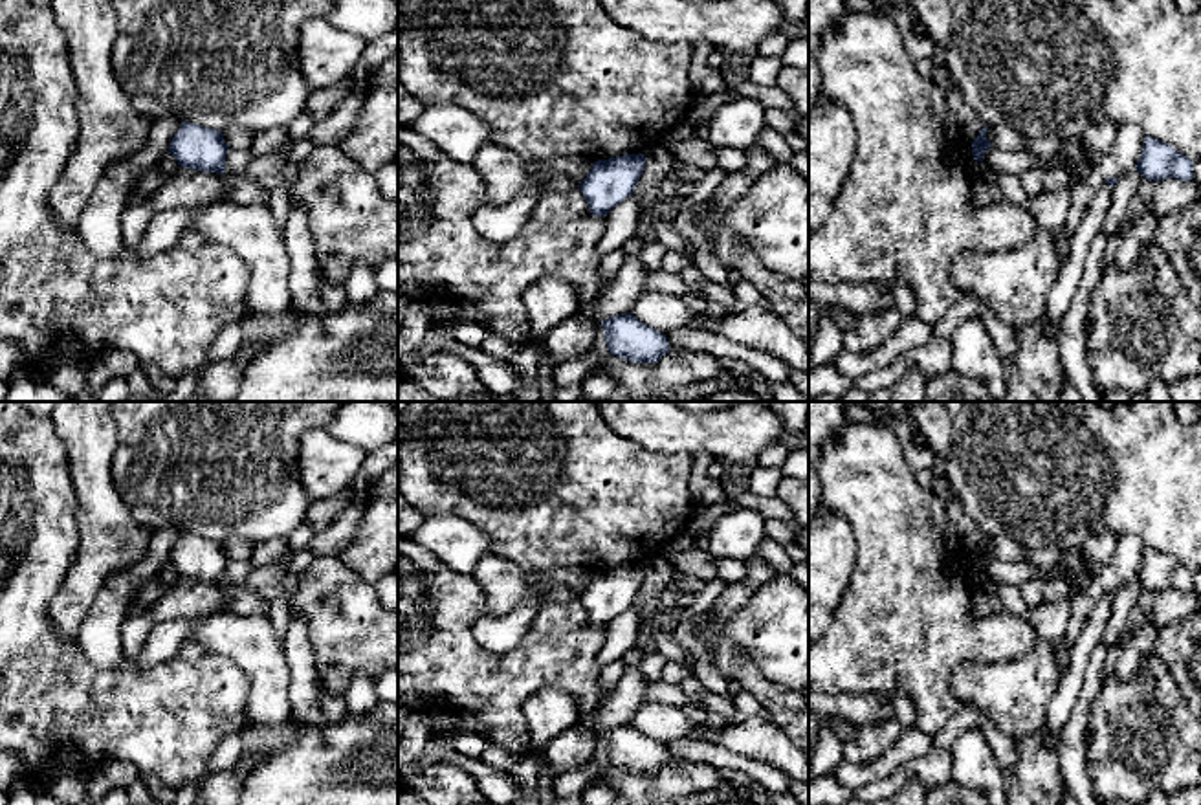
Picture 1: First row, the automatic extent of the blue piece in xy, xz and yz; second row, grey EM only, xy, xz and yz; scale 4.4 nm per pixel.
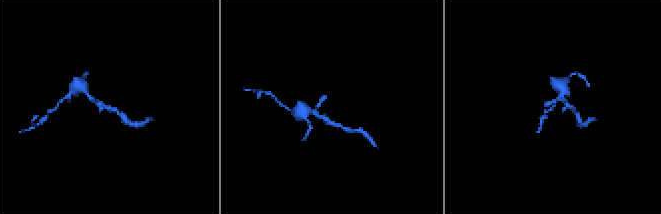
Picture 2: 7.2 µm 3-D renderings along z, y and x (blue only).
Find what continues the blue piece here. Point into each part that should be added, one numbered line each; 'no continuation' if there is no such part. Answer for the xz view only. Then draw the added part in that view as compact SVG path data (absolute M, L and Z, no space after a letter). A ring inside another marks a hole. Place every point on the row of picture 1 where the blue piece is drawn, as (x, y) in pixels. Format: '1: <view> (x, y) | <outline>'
no continuation

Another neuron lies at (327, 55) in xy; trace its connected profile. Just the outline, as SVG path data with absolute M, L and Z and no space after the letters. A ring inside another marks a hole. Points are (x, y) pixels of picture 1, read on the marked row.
M308 18L299 29L299 68L310 88L325 88L352 75L367 42L332 26Z

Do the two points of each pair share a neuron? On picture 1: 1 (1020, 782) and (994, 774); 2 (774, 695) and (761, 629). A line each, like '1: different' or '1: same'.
1: different
2: different

